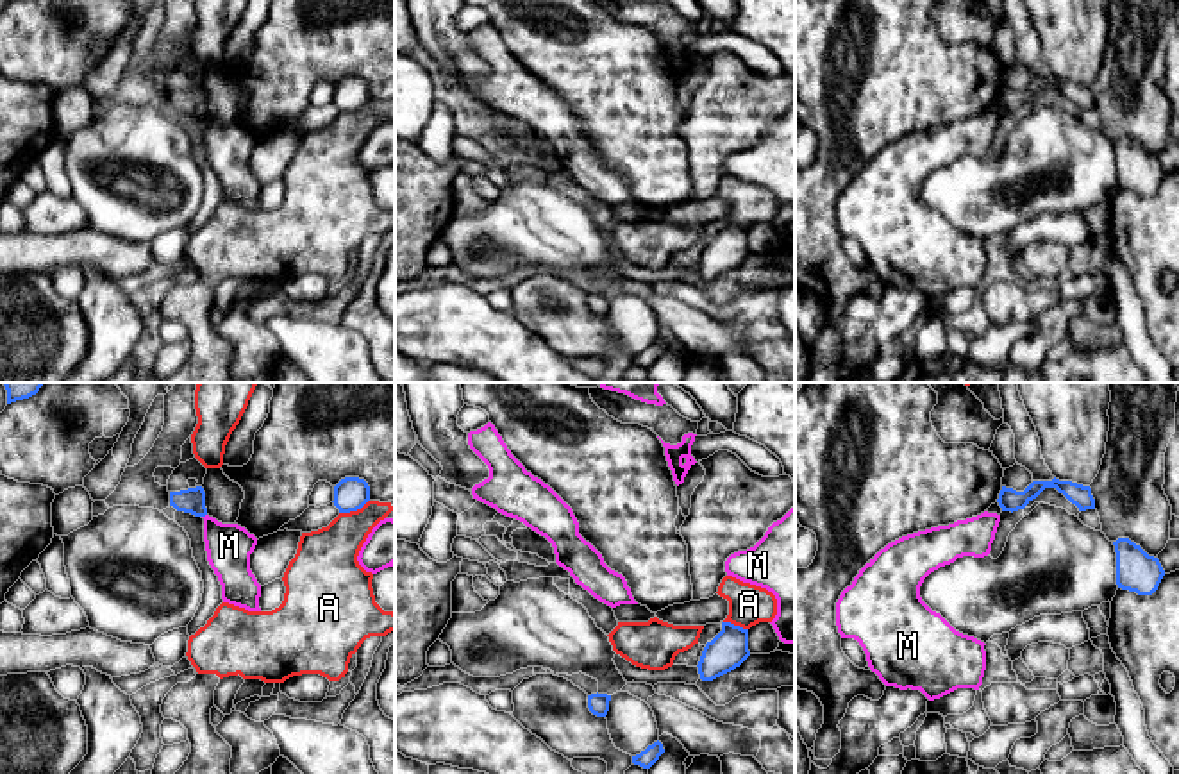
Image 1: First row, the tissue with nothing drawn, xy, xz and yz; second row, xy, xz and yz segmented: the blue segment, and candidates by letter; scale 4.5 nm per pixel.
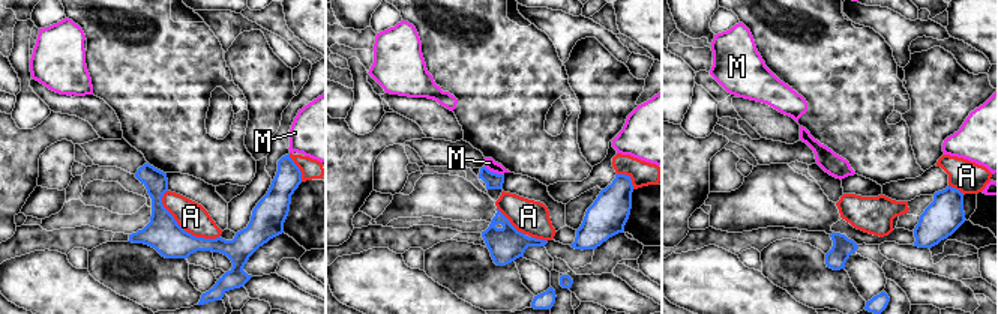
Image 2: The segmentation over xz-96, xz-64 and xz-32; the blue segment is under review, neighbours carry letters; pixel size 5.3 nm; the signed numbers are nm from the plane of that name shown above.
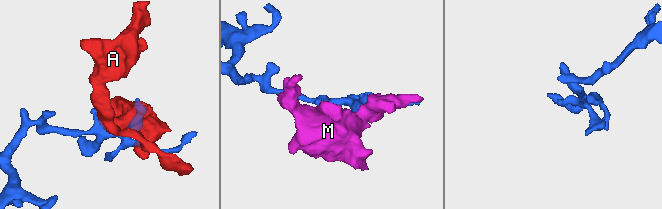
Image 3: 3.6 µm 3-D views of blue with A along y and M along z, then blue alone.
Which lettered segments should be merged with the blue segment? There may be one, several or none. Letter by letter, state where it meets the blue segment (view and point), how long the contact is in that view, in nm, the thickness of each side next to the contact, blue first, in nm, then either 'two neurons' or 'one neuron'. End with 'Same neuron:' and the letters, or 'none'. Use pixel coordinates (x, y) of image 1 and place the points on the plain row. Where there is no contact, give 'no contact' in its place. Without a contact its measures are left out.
A: contact xy (354, 109); length 150 nm; calibres 160 and 280 nm; two neurons
M: contact xy (204, 115); length 30 nm; calibres 110 and 200 nm; two neurons
Same neuron: none

